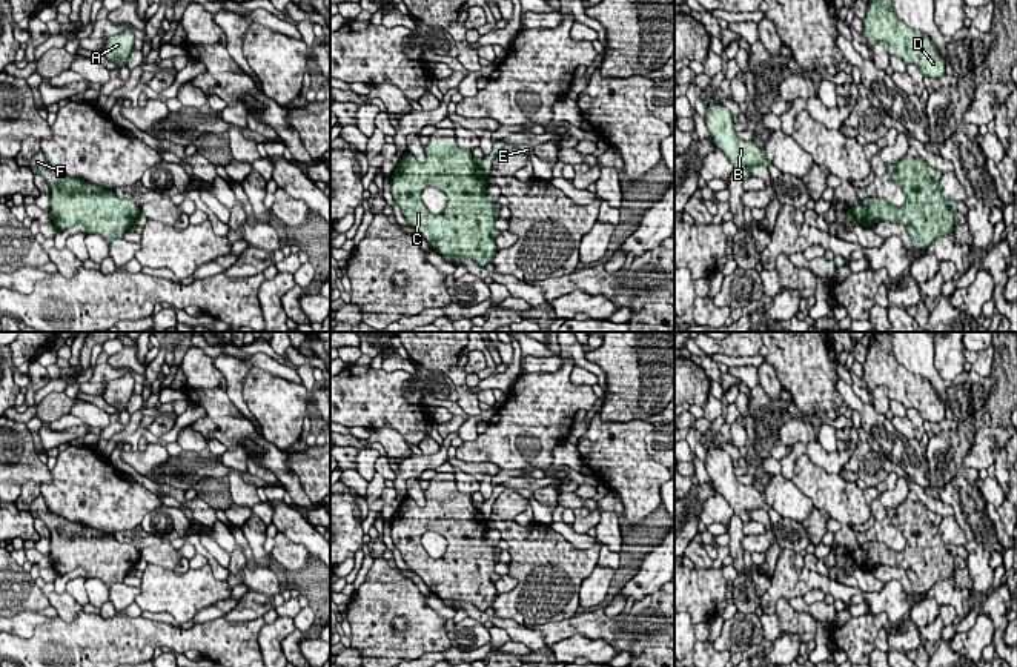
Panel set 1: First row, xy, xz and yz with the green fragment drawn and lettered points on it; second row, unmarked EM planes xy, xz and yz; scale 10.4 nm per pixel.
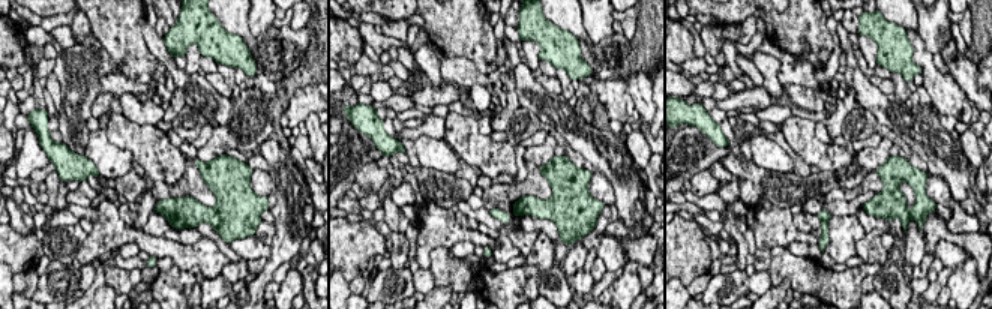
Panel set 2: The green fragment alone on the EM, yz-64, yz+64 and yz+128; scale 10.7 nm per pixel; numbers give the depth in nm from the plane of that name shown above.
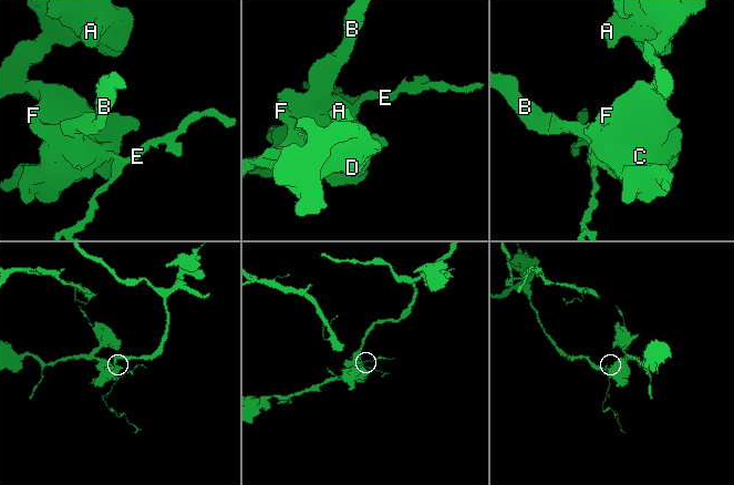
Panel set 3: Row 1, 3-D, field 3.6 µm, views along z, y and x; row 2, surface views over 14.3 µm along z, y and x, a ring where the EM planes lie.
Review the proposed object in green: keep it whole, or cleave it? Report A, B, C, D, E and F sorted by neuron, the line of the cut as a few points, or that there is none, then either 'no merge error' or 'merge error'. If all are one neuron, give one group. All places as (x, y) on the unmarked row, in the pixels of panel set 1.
A B C D F / E | xz (478, 509), (486, 520) | merge error

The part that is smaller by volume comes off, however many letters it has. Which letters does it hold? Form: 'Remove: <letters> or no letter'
Remove: E

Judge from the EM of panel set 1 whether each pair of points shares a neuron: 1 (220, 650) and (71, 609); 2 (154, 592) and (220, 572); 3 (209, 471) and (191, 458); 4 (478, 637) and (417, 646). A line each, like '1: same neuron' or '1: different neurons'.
1: different neurons
2: different neurons
3: same neuron
4: different neurons

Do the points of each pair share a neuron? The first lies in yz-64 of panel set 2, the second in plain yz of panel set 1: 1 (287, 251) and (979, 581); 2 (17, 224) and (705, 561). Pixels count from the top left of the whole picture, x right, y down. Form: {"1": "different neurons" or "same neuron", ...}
{"1": "same neuron", "2": "same neuron"}

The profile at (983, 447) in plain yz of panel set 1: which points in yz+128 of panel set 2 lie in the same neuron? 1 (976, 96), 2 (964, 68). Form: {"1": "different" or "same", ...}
{"1": "different", "2": "different"}

